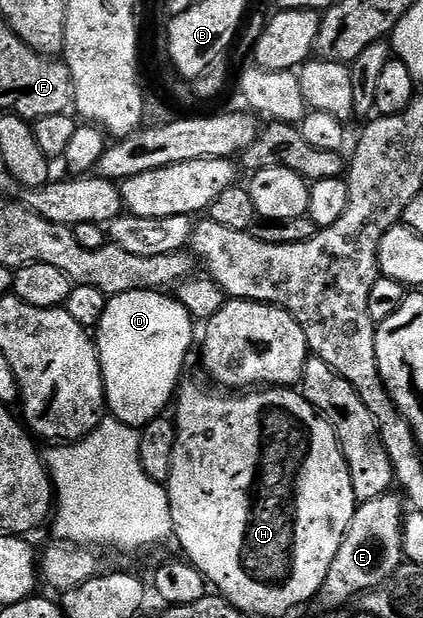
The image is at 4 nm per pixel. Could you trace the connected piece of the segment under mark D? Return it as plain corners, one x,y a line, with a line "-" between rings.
133,291
107,298
104,317
96,328
96,342
106,406
113,418
141,429
159,418
169,403
171,406
183,378
190,346
196,343
194,327
196,320
173,294

